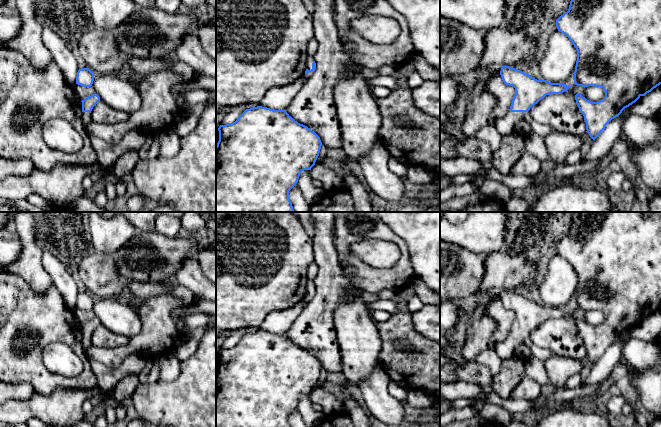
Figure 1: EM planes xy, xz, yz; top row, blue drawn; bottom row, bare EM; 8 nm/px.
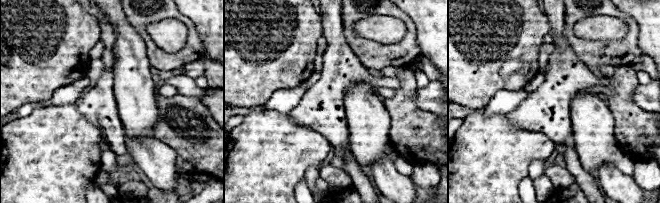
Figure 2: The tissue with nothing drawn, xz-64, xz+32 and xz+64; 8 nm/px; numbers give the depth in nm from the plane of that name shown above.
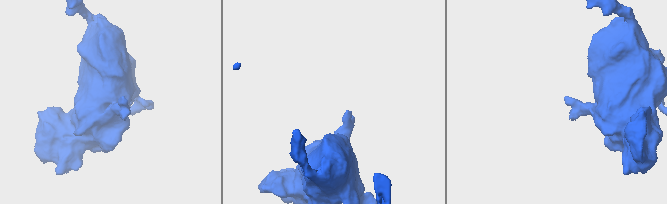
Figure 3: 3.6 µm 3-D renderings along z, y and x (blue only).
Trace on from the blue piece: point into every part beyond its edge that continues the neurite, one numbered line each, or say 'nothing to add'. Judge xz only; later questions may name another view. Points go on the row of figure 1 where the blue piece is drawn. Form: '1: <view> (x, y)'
1: xz (310, 59)

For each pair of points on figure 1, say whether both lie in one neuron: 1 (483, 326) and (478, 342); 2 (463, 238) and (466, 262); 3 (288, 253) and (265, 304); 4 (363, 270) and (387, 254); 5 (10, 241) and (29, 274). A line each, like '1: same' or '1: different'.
1: same
2: different
3: same
4: different
5: different

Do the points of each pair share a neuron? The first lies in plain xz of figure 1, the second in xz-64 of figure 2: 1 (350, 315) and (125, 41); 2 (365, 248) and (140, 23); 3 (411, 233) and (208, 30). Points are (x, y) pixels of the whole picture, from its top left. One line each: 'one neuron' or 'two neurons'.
1: one neuron
2: two neurons
3: one neuron

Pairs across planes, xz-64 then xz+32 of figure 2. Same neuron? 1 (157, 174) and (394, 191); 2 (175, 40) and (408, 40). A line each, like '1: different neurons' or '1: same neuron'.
1: same neuron
2: different neurons

